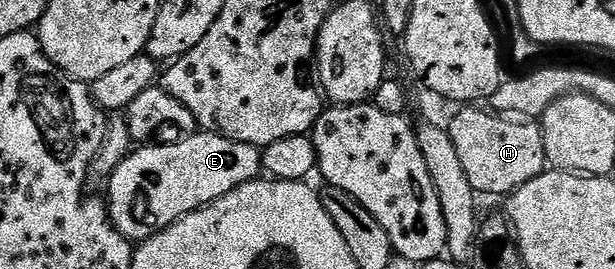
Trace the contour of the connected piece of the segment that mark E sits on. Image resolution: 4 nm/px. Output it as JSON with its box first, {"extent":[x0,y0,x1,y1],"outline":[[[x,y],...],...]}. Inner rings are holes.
{"extent":[108,131,263,243],"outline":[[[195,131],[183,136],[175,145],[146,143],[129,152],[110,176],[108,186],[108,212],[114,228],[131,243],[147,241],[153,233],[166,229],[184,215],[210,205],[216,199],[228,195],[236,187],[255,180],[263,172],[259,146],[235,141],[233,136],[221,137],[218,133]]]}

